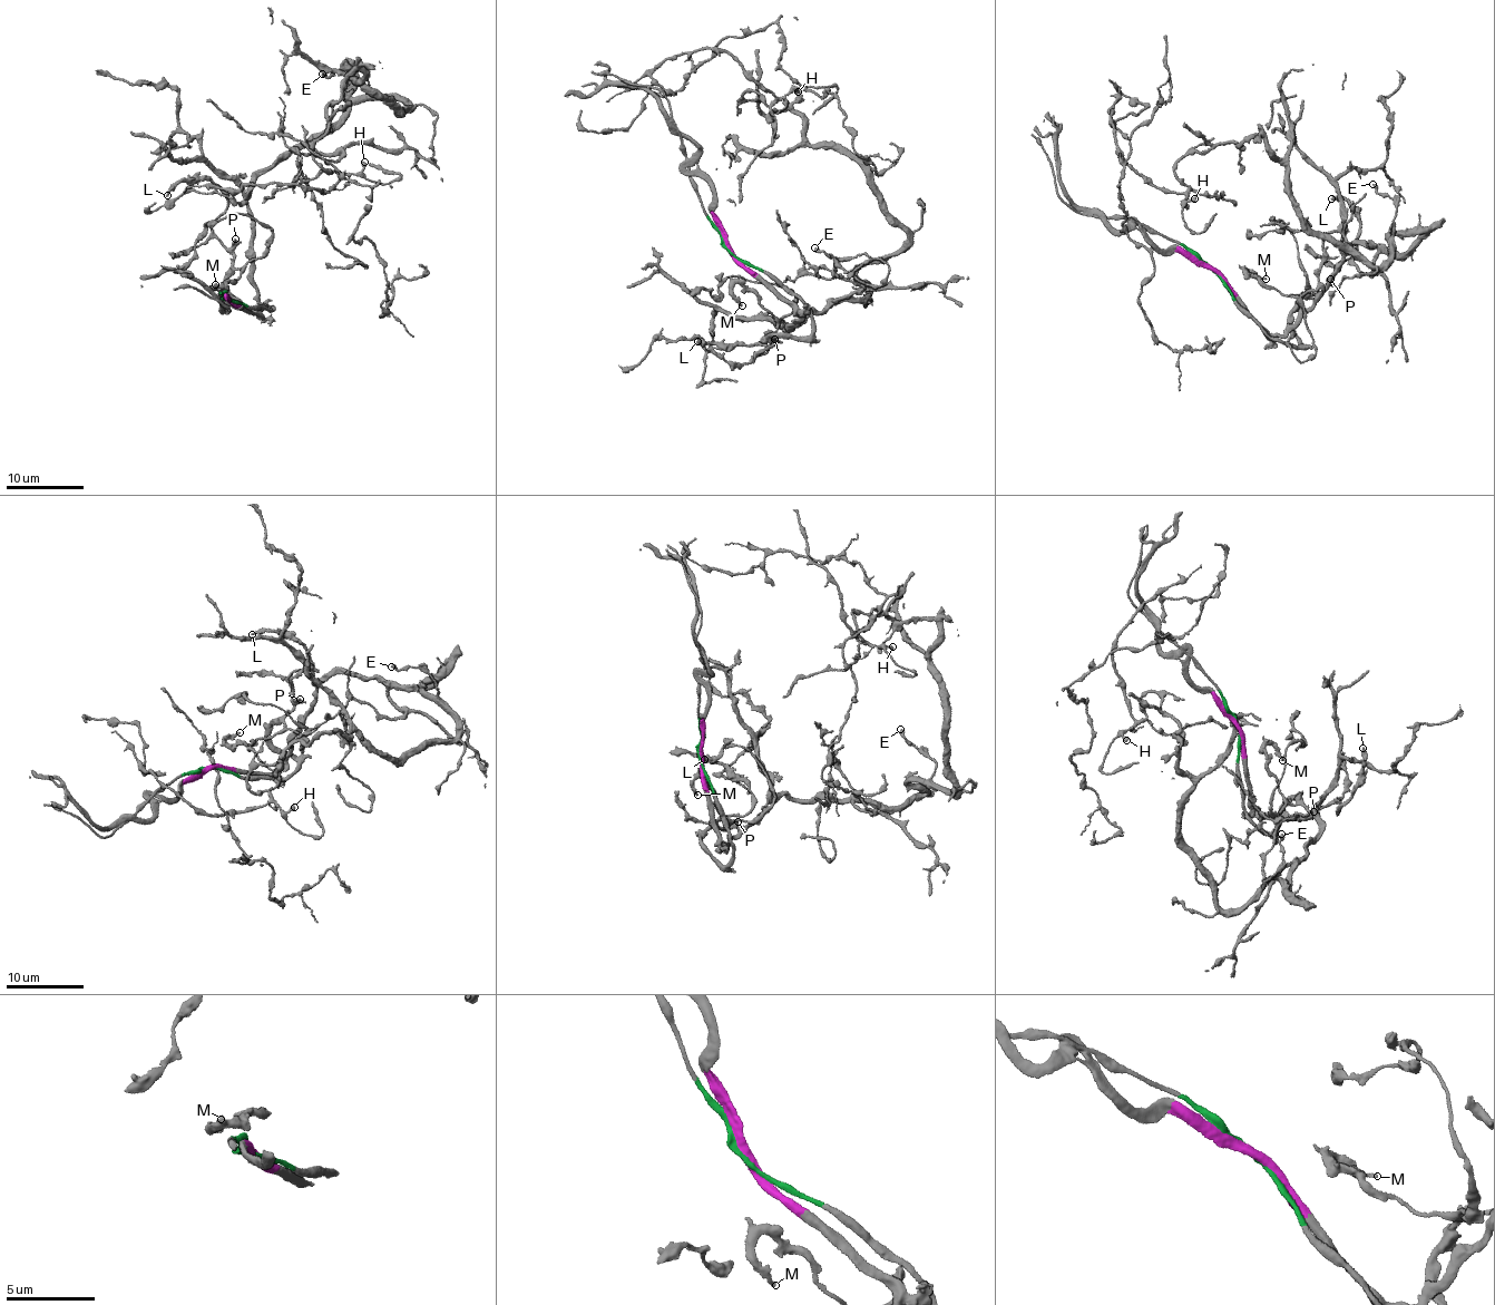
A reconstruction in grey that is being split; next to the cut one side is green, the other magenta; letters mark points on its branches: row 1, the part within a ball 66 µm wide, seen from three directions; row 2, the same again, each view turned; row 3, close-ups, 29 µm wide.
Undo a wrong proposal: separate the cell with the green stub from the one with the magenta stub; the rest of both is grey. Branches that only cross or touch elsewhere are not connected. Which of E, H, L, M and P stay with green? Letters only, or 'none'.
L, M, P

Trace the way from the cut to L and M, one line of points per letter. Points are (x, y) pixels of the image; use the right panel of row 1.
L: (1210, 269), (1271, 337), (1298, 347), (1289, 318), (1301, 298), (1355, 257), (1358, 218), (1341, 195), (1331, 198)
M: (1210, 269), (1271, 337), (1298, 347), (1289, 318), (1298, 301), (1307, 296), (1281, 294), (1247, 272), (1266, 280)

